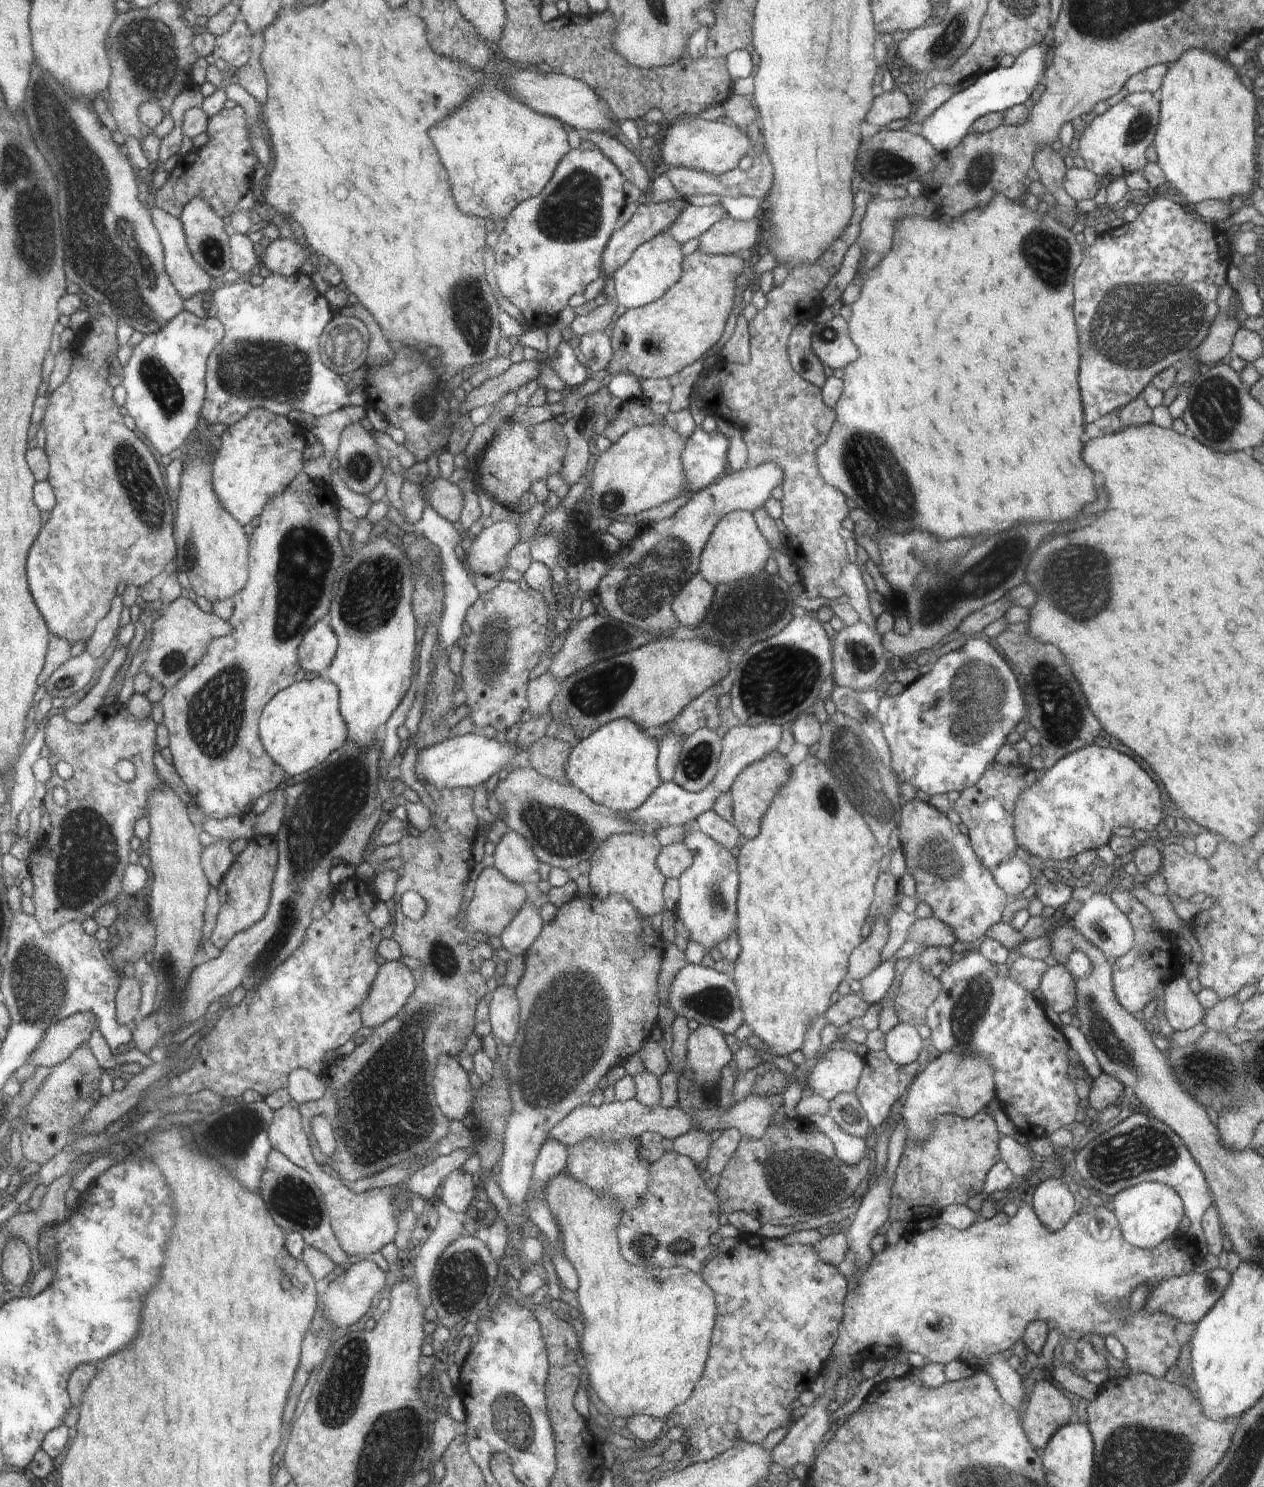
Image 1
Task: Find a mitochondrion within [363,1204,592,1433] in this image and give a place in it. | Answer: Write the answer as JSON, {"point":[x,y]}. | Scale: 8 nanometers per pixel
{"point":[462,1281]}

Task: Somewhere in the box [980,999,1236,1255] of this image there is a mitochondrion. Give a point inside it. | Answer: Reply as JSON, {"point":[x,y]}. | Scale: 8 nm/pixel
{"point":[1119,1158]}

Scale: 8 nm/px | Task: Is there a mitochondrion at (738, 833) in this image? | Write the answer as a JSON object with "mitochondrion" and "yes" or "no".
{"mitochondrion":"no"}

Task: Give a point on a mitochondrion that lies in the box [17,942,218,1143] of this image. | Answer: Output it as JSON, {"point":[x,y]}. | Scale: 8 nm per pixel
{"point":[166,967]}

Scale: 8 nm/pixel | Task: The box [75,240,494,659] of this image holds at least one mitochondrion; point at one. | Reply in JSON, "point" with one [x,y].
{"point":[257,369]}

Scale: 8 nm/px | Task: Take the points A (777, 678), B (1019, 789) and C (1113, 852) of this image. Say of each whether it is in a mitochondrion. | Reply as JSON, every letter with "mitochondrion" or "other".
{"A":"mitochondrion","B":"other","C":"other"}

